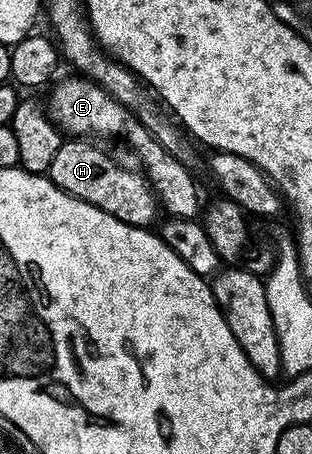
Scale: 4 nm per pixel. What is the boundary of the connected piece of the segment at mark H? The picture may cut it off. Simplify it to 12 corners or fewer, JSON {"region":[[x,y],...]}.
{"region":[[89,138],[66,139],[47,173],[67,194],[136,228],[158,219],[140,171]]}

